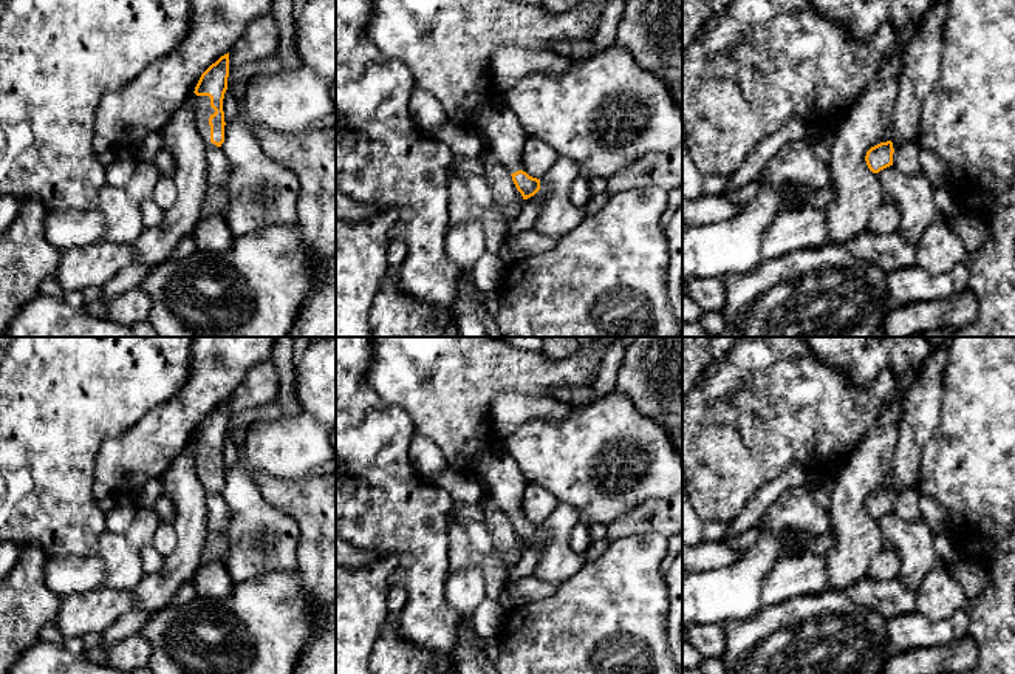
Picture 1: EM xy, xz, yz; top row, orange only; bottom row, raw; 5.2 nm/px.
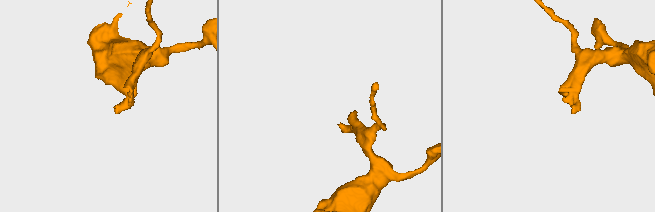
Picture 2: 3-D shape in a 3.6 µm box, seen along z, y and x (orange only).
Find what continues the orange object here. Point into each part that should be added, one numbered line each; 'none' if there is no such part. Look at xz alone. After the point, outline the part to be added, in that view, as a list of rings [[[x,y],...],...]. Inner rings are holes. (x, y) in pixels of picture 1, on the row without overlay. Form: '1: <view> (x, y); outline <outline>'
1: xz (500, 476); outline [[[504,441],[498,448],[490,448],[481,454],[477,479],[483,492],[498,502],[511,521],[518,516],[525,518],[521,501],[528,481],[506,450]]]

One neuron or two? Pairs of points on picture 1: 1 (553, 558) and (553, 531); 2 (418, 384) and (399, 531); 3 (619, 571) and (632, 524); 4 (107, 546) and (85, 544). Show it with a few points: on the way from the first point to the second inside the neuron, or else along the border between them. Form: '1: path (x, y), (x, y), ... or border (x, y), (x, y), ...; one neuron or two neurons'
1: path (553, 552), (553, 537); one neuron
2: border (384, 401), (399, 405), (412, 419), (416, 433); two neurons
3: border (666, 535), (644, 532), (618, 537), (610, 541); two neurons
4: border (105, 529), (95, 554); two neurons

